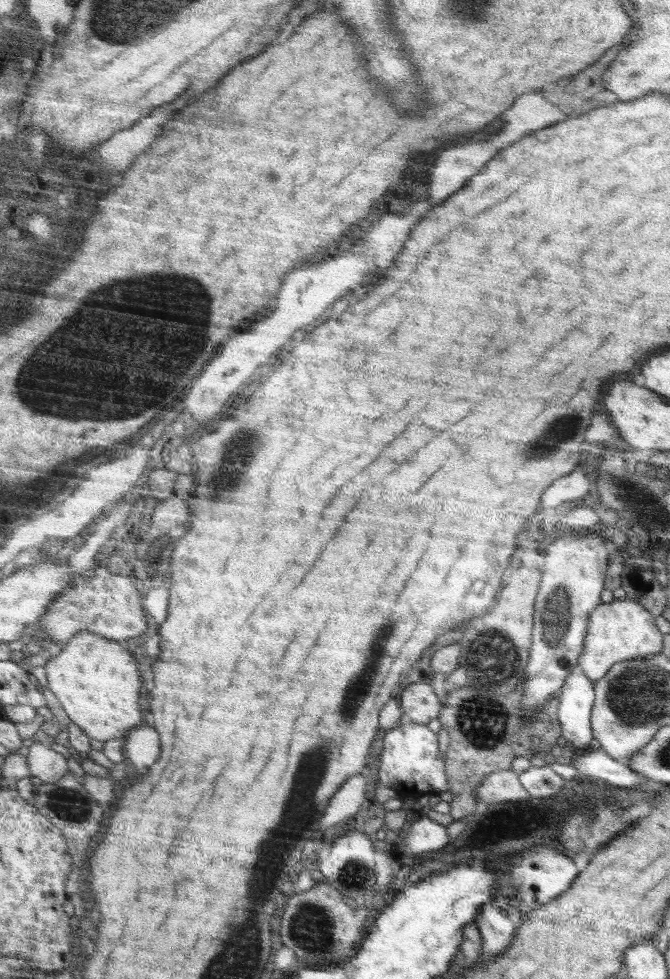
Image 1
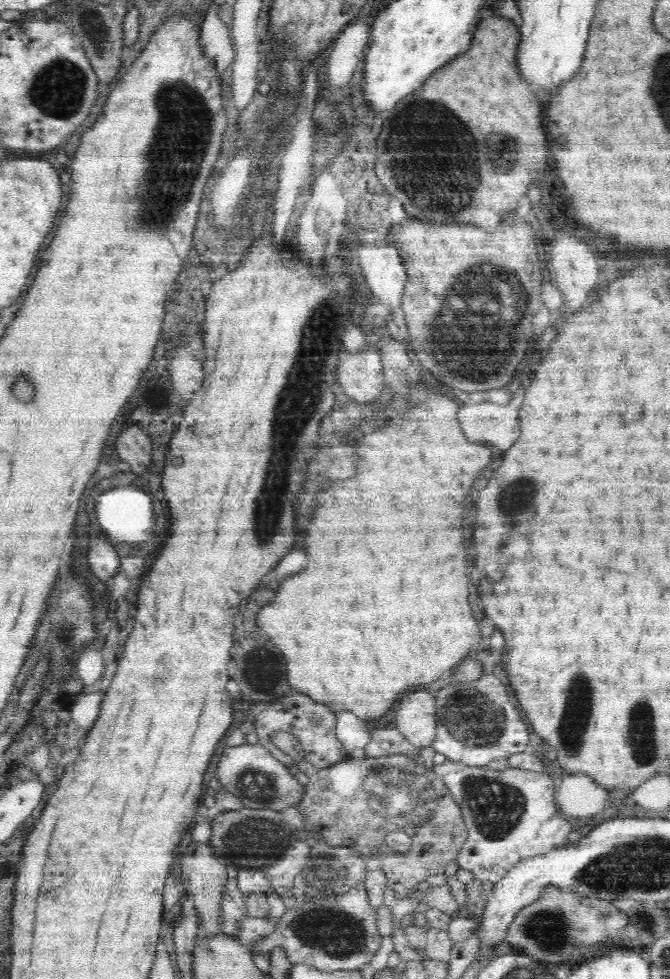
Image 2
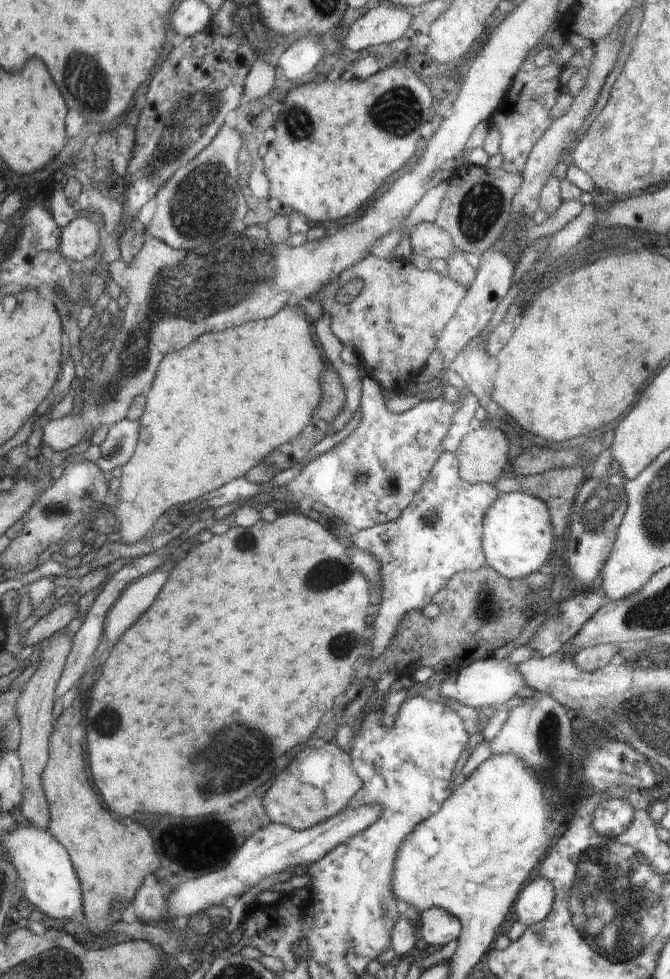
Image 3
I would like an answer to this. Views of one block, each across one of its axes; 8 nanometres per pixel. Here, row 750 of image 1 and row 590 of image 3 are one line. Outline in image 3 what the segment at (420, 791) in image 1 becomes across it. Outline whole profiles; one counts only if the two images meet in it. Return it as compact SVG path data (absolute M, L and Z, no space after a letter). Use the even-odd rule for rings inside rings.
M444 451L436 460L429 478L413 498L413 502L393 521L367 529L352 531L352 542L380 562L381 583L383 584L381 602L376 616L370 621L370 663L376 660L387 648L394 647L397 626L402 616L410 611L420 611L432 600L432 596L457 572L473 571L483 567L487 560L481 547L483 520L486 511L500 496L496 487L490 483L463 481L456 463L456 453Z

